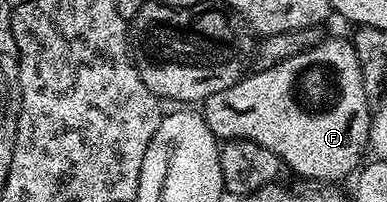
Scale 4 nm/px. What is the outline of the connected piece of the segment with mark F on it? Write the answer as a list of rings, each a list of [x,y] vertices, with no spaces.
[[[333,37],[330,41],[329,38],[321,40],[317,45],[311,46],[310,49],[304,49],[303,52],[299,55],[295,55],[291,59],[283,59],[278,65],[272,65],[270,69],[259,69],[250,72],[248,75],[242,77],[241,80],[236,81],[231,87],[227,87],[223,91],[211,95],[203,103],[203,116],[205,122],[209,124],[211,131],[218,139],[254,141],[255,144],[262,145],[271,150],[282,163],[288,165],[288,168],[290,165],[290,167],[301,176],[301,179],[308,179],[313,183],[337,183],[340,182],[340,177],[347,176],[349,172],[352,174],[354,170],[362,164],[361,152],[363,152],[364,149],[367,149],[367,146],[369,145],[371,99],[367,96],[365,88],[363,87],[363,75],[359,71],[359,59],[353,50],[352,40],[345,39],[345,41],[340,41],[339,38]]]

